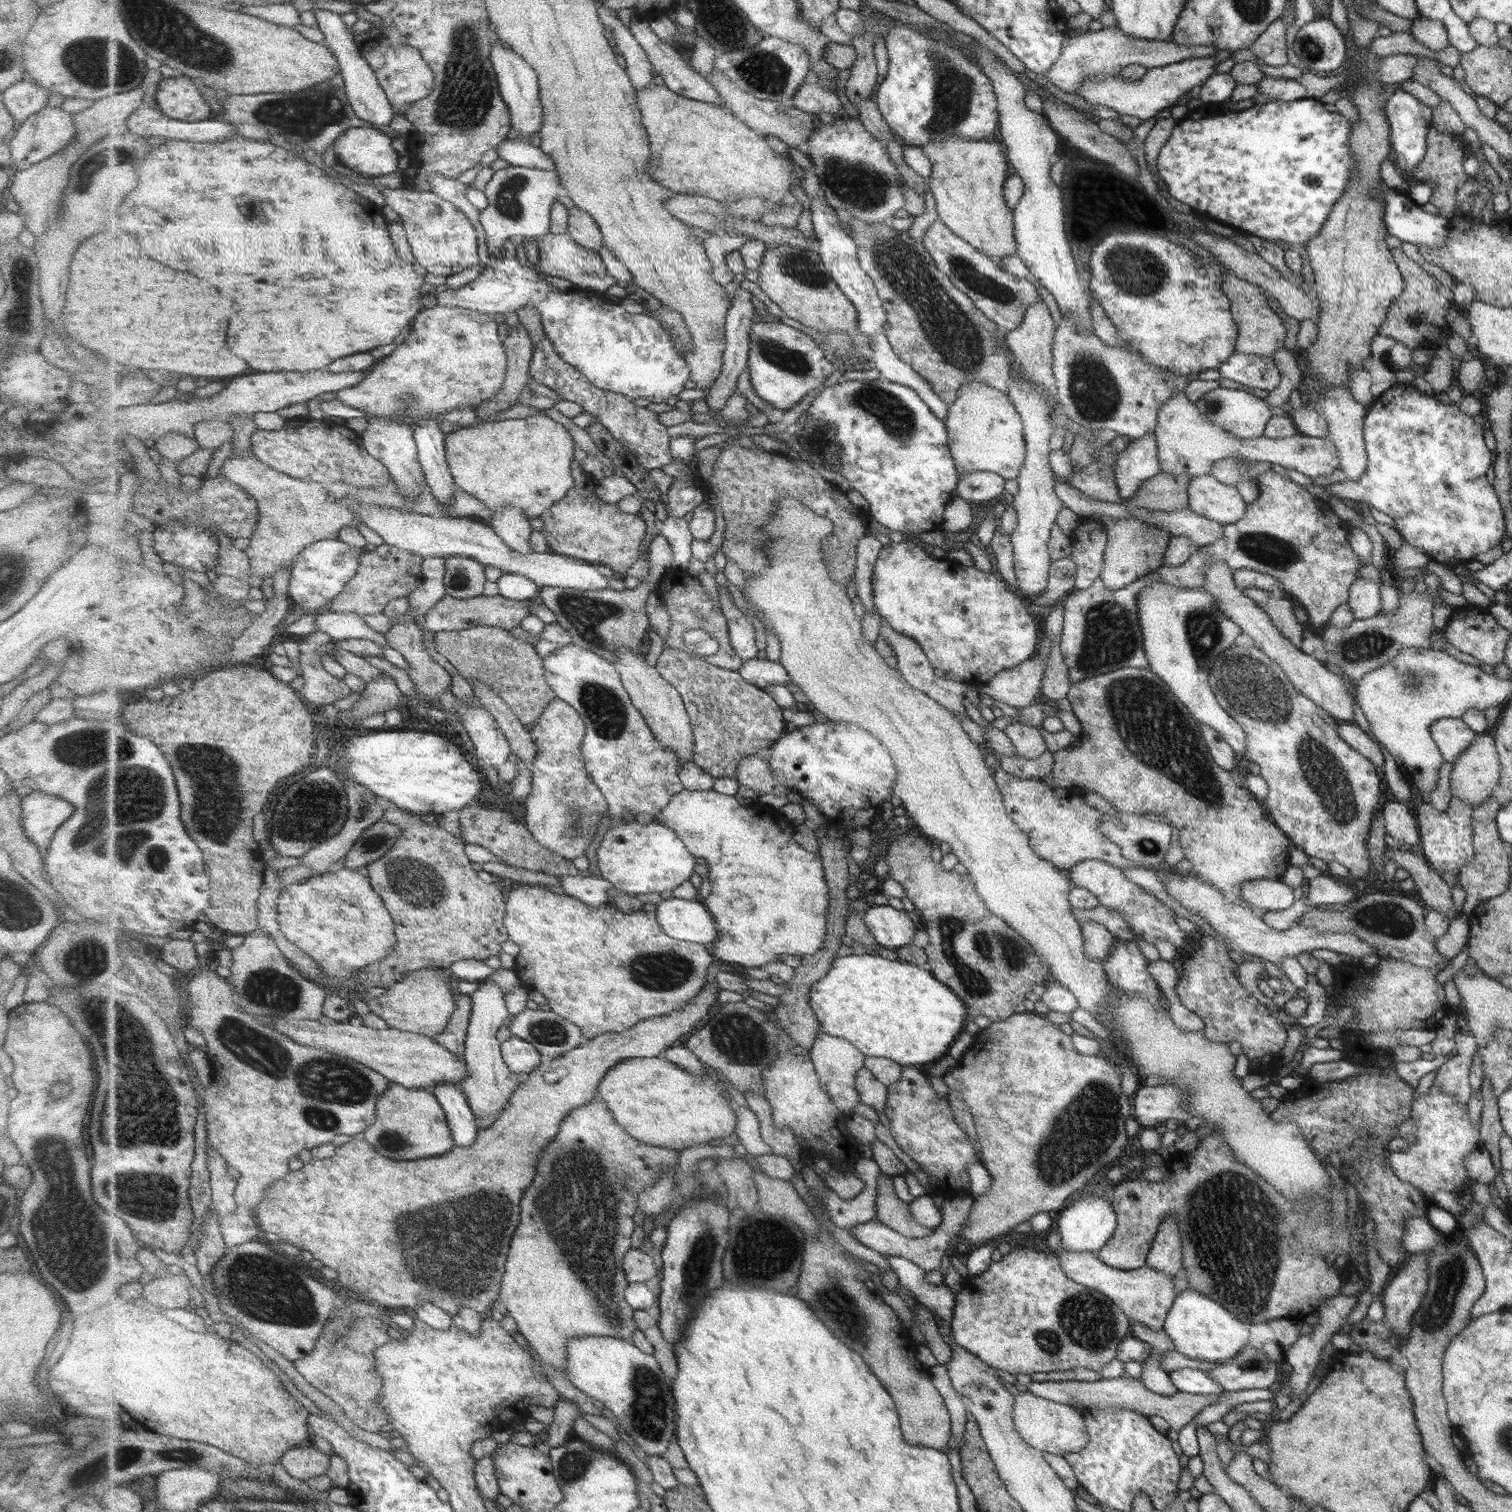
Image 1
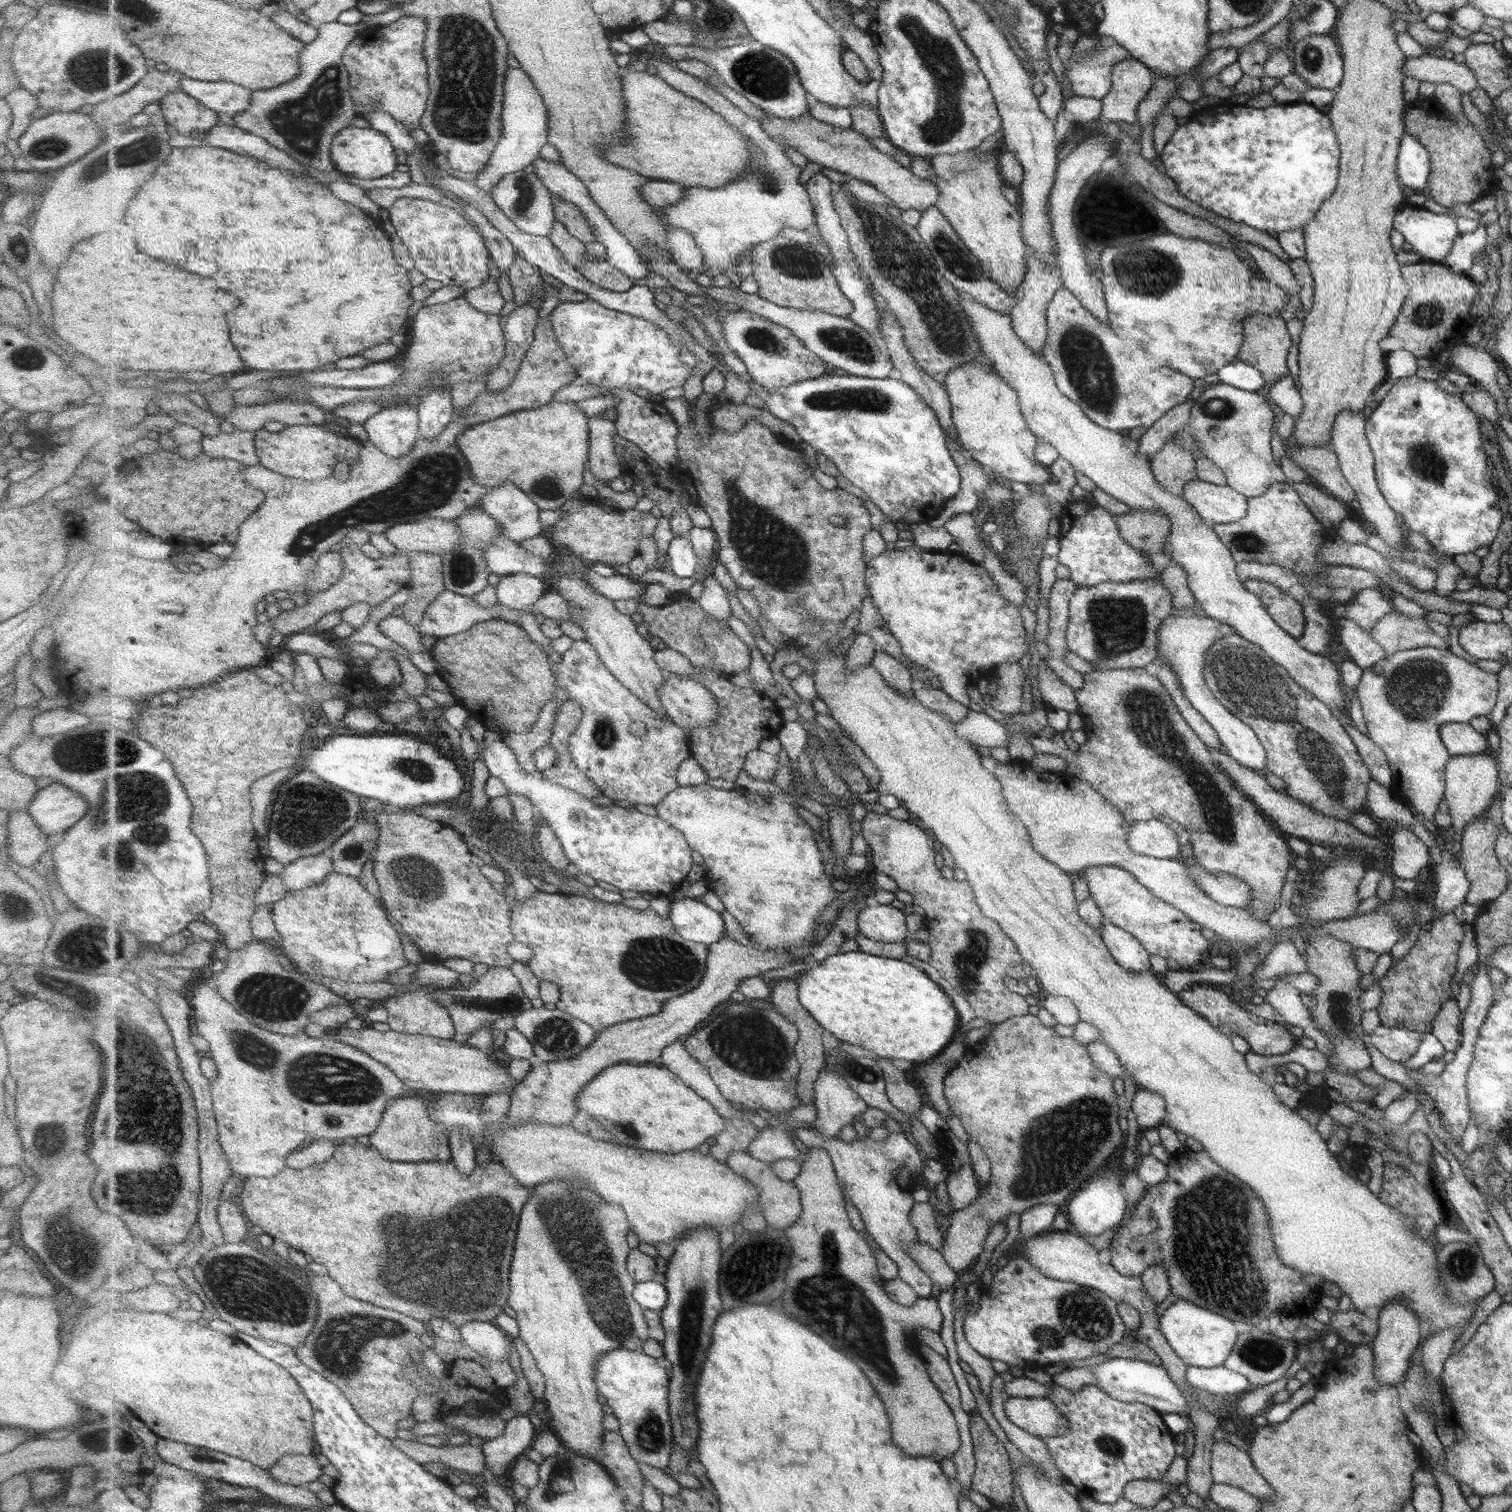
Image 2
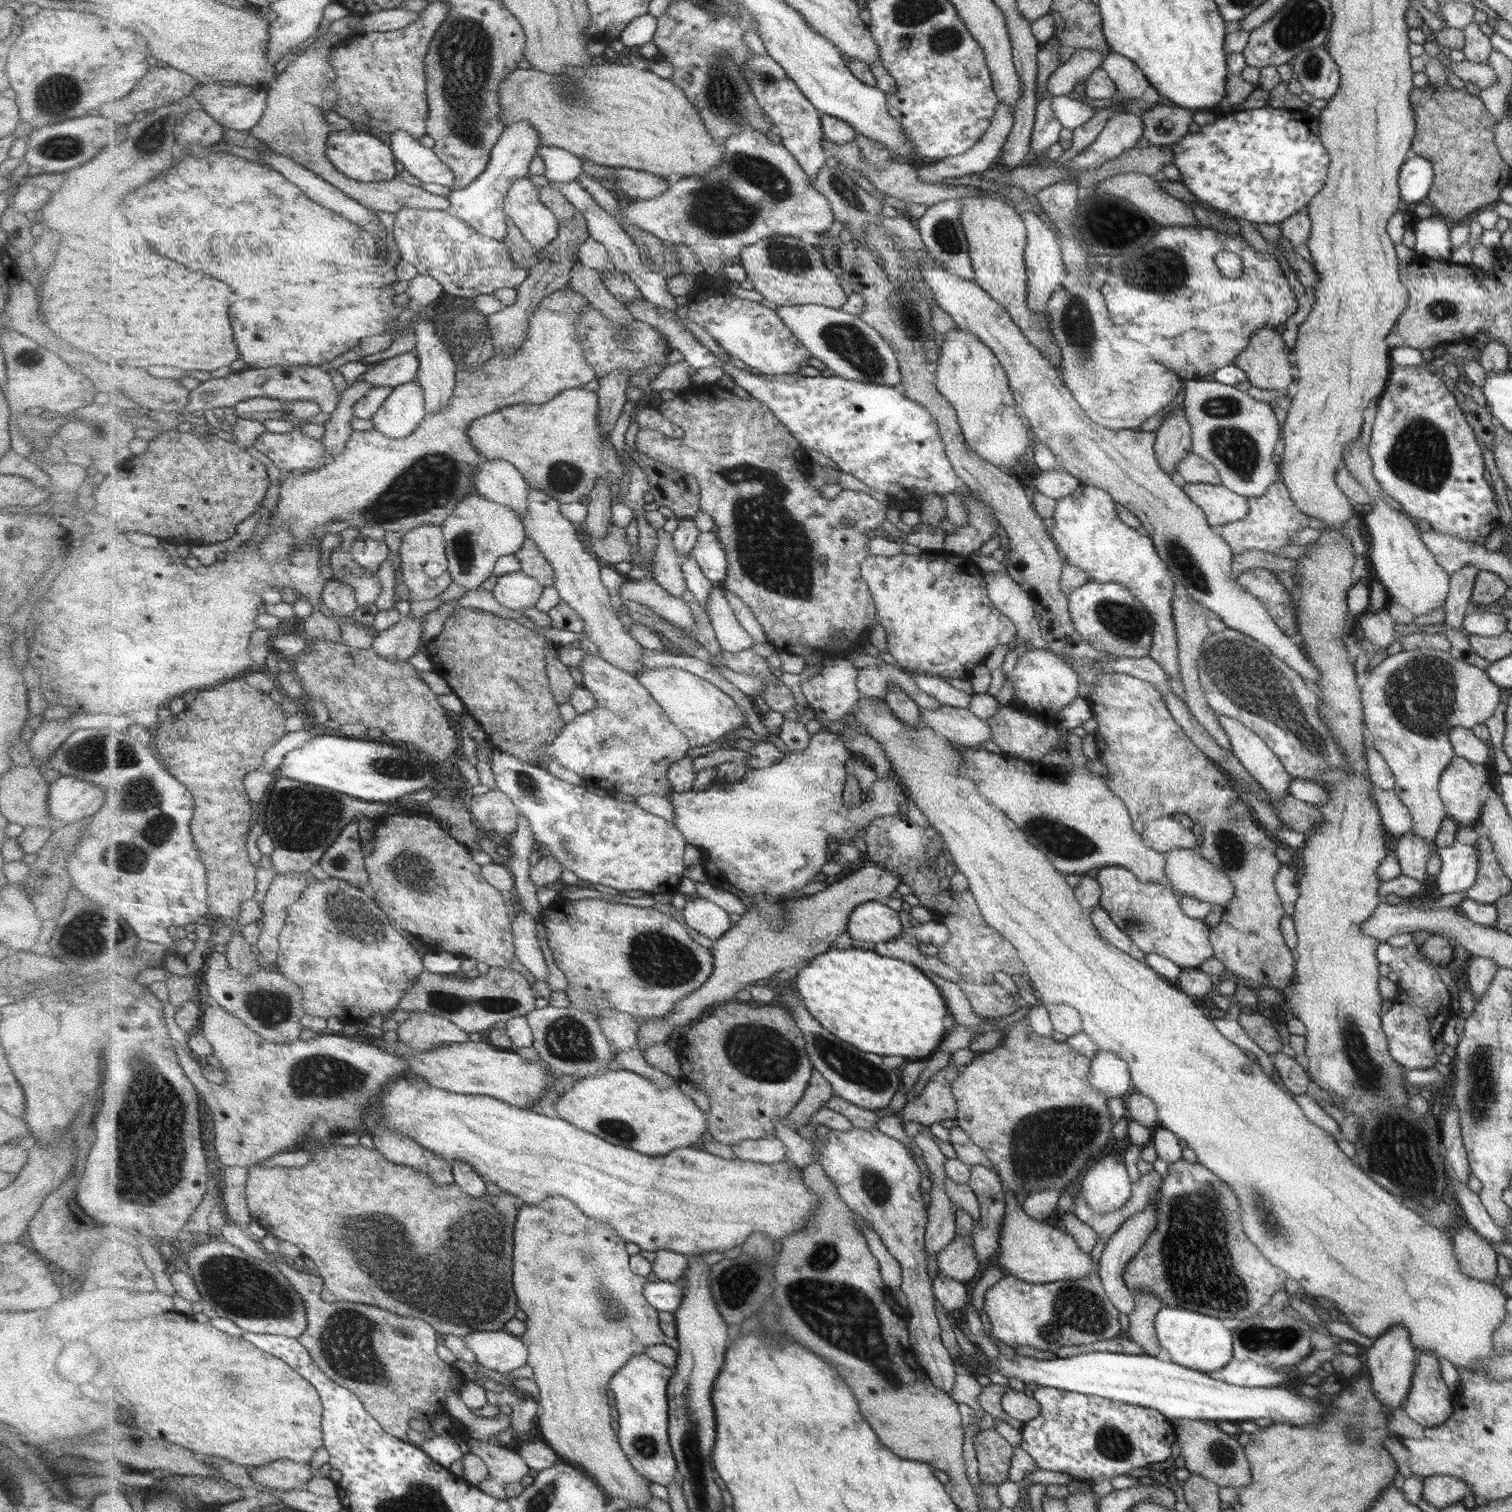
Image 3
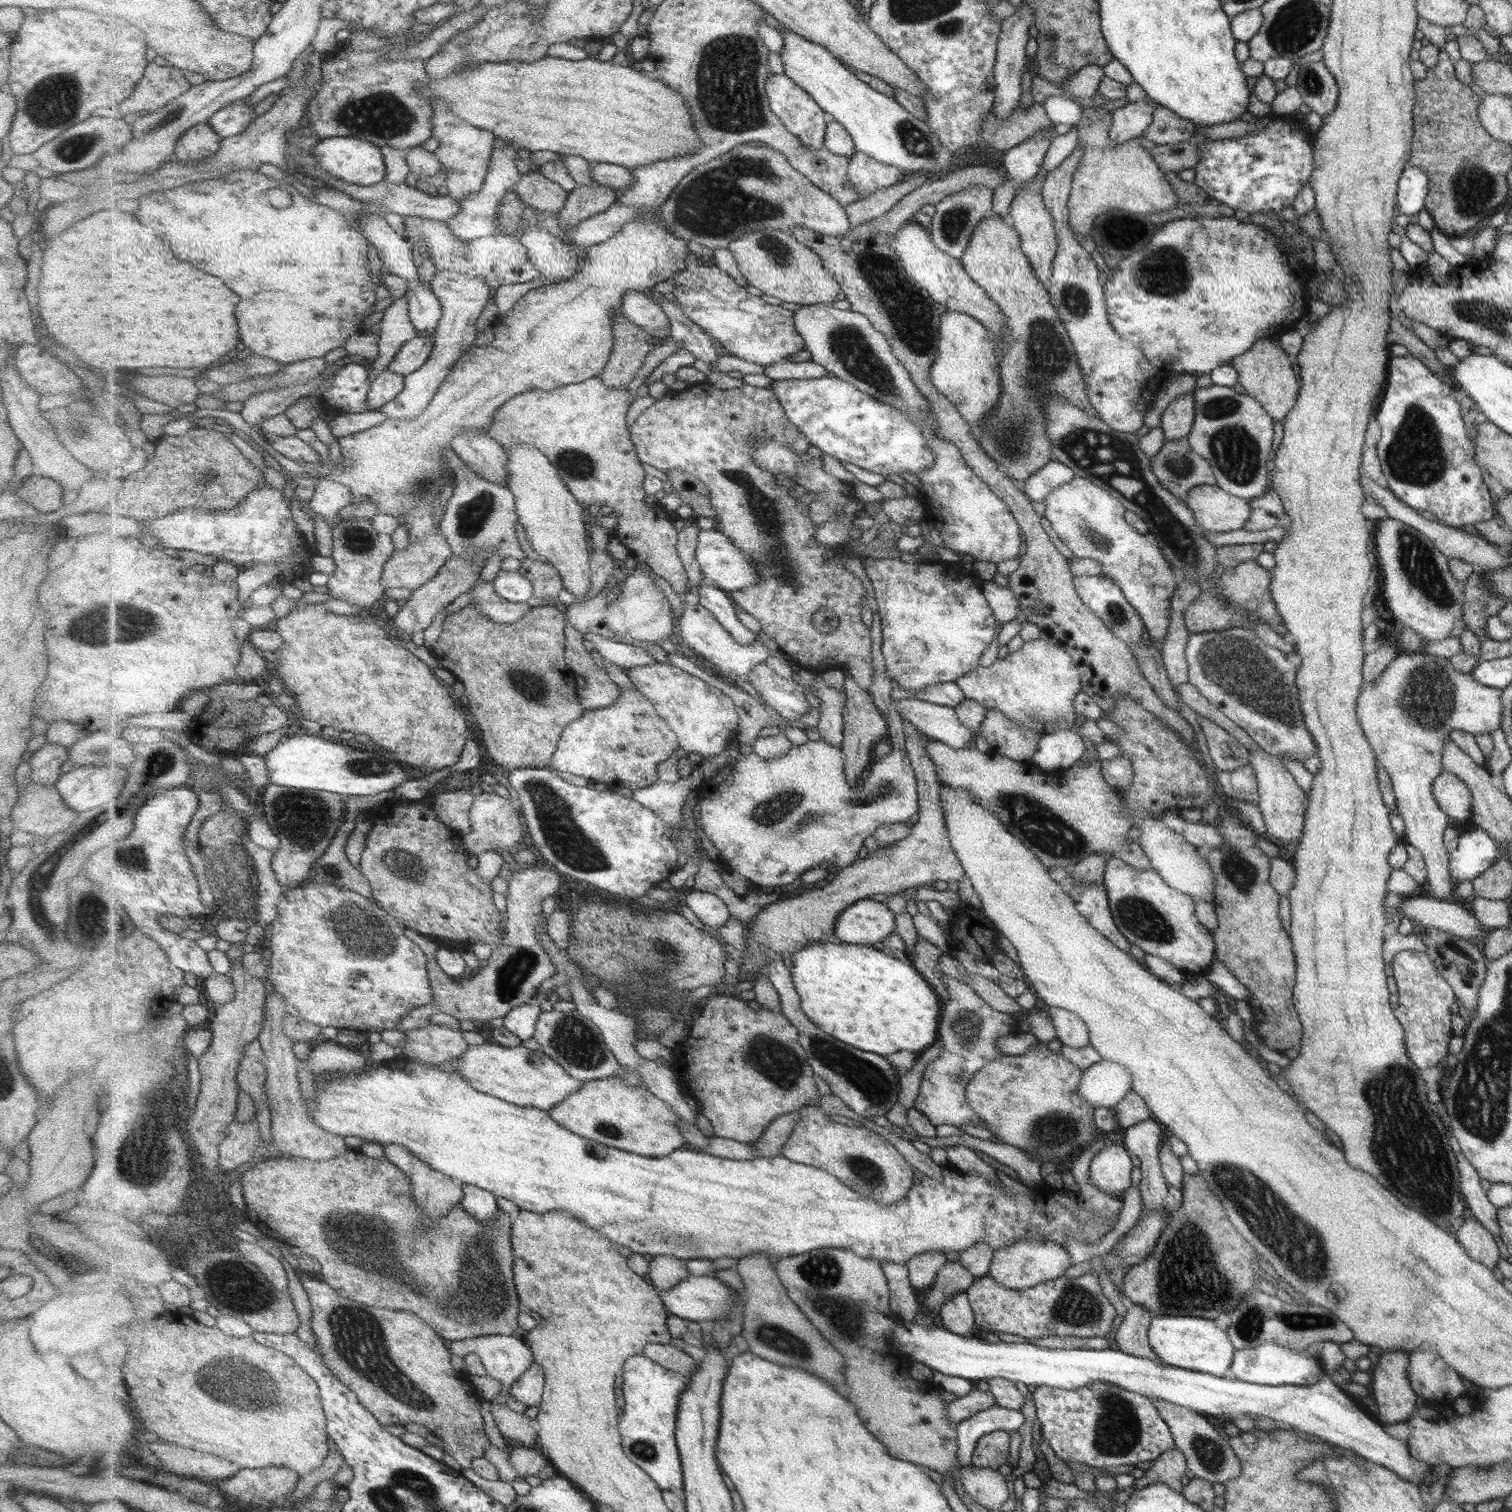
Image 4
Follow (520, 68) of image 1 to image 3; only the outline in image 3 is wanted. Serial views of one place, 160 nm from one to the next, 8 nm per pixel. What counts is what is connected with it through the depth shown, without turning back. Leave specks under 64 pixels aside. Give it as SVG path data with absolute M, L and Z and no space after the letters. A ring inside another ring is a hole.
M527 120L506 126L502 137L491 151L487 168L467 188L449 192L451 206L448 211L467 224L470 224L480 235L487 235L503 243L508 235L508 224L504 200L514 182L529 174L531 162L542 147L540 132Z

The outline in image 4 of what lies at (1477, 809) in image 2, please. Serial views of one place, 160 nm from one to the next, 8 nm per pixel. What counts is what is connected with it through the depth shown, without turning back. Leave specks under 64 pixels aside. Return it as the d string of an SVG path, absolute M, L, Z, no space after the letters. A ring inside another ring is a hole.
M1443 771L1435 778L1433 796L1454 825L1467 820L1472 813L1470 790L1459 777L1449 772Z

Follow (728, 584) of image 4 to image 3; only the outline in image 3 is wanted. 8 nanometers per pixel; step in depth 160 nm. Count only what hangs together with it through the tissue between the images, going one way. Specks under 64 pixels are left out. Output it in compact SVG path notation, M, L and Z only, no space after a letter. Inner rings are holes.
M703 532L691 554L698 560L705 576L717 586L723 586L728 573L728 562L726 550L716 532Z

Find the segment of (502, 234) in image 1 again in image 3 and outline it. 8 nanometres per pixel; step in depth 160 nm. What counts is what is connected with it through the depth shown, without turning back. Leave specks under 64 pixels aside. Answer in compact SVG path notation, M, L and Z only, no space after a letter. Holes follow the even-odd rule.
M523 177L514 182L504 200L506 215L523 231L535 250L543 250L558 237L560 222L542 201L540 188Z

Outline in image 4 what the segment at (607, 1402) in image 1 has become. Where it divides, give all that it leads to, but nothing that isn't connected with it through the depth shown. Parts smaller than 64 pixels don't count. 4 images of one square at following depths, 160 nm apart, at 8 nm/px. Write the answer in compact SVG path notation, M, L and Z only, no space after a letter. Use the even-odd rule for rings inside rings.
M645 1354L633 1356L623 1364L622 1378L624 1405L620 1430L627 1456L646 1470L663 1490L681 1494L685 1484L676 1430L680 1394L688 1387L689 1378L667 1370Z

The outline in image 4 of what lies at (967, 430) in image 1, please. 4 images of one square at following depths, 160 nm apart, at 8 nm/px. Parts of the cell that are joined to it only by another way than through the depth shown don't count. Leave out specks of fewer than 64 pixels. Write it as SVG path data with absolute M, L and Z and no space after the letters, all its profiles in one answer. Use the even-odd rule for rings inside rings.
M943 309L938 328L938 354L930 370L930 382L958 409L973 428L999 401L1000 358L996 343L983 324L963 314Z

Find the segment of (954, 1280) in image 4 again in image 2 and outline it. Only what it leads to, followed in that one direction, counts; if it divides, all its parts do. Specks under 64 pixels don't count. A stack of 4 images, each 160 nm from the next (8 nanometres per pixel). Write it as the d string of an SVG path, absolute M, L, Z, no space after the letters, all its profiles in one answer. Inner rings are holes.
M1031 1014L1015 1016L1000 1023L994 1023L991 1031L987 1034L987 1038L964 1047L962 1057L956 1062L952 1070L943 1077L942 1083L942 1091L948 1108L960 1120L967 1136L972 1136L977 1144L980 1144L981 1150L990 1162L990 1181L980 1189L977 1196L967 1207L959 1211L952 1211L949 1228L946 1230L943 1246L940 1250L943 1255L943 1262L950 1266L953 1272L960 1274L974 1264L977 1255L983 1250L987 1233L994 1224L1005 1224L1007 1216L1012 1214L1021 1215L1027 1208L1039 1204L1053 1204L1059 1208L1059 1204L1063 1204L1065 1198L1073 1190L1077 1191L1077 1188L1081 1188L1081 1182L1085 1183L1085 1180L1089 1180L1089 1176L1095 1176L1097 1168L1105 1162L1105 1158L1121 1142L1121 1132L1119 1132L1119 1126L1117 1126L1117 1098L1111 1090L1111 1080L1109 1080L1107 1073L1099 1072L1099 1069L1094 1066L1084 1044L1075 1041L1073 1036L1060 1036L1053 1031L1053 1027L1043 1026L1040 1020Z

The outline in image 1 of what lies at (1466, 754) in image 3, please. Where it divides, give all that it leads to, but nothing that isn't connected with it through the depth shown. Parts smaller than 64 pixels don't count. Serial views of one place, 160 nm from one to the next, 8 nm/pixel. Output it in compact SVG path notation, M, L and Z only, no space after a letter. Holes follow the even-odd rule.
M1439 719L1430 727L1431 741L1439 748L1443 762L1453 763L1475 740L1476 734L1461 719Z

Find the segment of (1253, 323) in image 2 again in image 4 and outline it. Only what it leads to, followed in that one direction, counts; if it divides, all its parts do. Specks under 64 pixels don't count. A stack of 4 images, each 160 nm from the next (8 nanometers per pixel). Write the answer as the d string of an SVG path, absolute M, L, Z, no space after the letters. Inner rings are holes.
M1271 338L1259 339L1247 352L1233 357L1229 365L1237 371L1237 384L1245 390L1246 394L1257 400L1271 418L1281 422L1293 408L1299 391L1297 391L1295 372L1289 364L1287 354L1279 344L1274 344Z

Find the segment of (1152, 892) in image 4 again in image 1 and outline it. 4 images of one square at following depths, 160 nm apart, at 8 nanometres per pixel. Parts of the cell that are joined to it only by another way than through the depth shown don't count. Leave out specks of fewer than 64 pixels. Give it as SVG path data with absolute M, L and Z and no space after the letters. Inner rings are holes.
M1085 860L1077 862L1077 865L1069 869L1066 874L1075 887L1084 888L1094 894L1101 905L1118 910L1137 937L1145 939L1148 943L1155 941L1155 938L1165 939L1175 949L1185 942L1181 930L1173 921L1173 911L1157 901L1152 894L1145 892L1139 885L1125 879L1123 872L1117 867L1102 861Z

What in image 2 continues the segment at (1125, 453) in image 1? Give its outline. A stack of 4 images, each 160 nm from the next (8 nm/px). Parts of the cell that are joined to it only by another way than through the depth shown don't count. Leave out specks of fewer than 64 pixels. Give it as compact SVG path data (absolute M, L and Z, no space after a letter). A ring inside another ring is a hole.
M1185 399L1173 409L1168 410L1162 417L1159 417L1138 439L1138 449L1136 454L1147 457L1153 456L1164 447L1165 441L1172 436L1175 431L1185 427L1189 422L1191 405L1193 399Z

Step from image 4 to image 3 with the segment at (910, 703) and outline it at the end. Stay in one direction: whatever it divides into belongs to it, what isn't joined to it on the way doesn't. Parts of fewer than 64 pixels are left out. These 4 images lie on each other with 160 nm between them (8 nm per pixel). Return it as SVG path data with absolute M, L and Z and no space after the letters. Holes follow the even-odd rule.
M941 705L937 709L920 708L922 724L955 745L970 749L989 740L989 726L969 709Z

